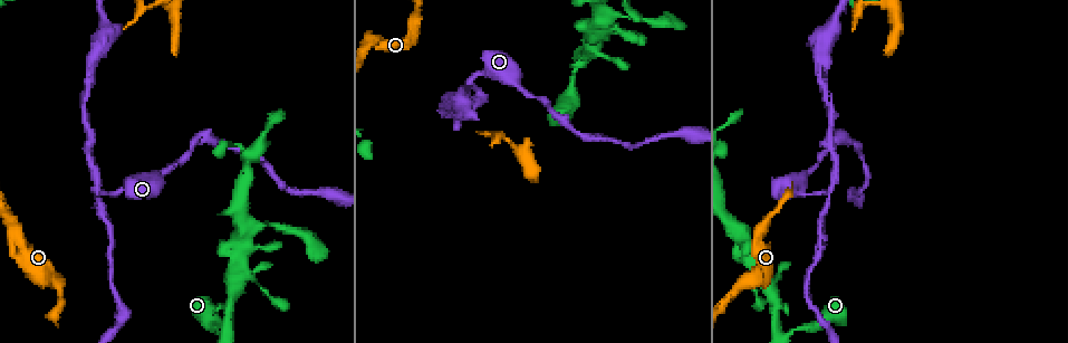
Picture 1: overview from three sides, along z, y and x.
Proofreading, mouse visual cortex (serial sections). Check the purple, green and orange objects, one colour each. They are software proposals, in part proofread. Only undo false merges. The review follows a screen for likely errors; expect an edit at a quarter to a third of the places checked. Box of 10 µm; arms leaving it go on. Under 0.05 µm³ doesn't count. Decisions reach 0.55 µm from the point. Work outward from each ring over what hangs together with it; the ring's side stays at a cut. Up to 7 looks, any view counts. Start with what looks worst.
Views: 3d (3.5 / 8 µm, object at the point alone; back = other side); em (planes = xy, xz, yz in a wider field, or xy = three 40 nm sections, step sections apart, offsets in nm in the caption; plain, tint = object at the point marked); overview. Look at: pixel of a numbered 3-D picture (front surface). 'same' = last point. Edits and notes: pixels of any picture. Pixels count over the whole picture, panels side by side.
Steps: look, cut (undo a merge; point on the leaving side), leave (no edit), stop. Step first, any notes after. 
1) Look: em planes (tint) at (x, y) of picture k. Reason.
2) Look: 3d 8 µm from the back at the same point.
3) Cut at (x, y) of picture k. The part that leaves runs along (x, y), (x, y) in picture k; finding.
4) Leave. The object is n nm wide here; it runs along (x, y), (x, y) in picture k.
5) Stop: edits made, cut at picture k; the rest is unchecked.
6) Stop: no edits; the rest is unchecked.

Look: em xy step 1 (tint) at (95, 190) of picture 1. Sharp bend.

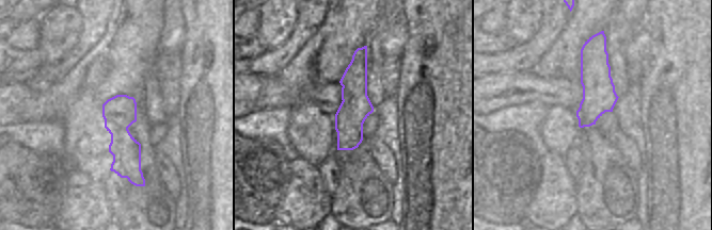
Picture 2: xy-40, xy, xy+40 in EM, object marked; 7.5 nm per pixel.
Look: 3d 3.5 µm at the same point. See where the arms go.

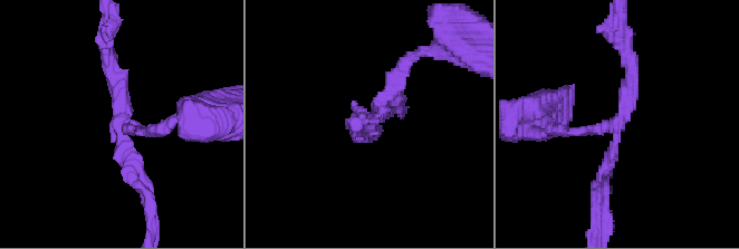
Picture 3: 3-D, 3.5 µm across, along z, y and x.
Cut at (371, 128) of picture 3. The part that leaves runs along (124, 121), (107, 66), (107, 28) in picture 3; a second cell is stuck on.

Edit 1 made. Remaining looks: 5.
Look: 3d 8 µm at (779, 316) of picture 1. Calibre changes.

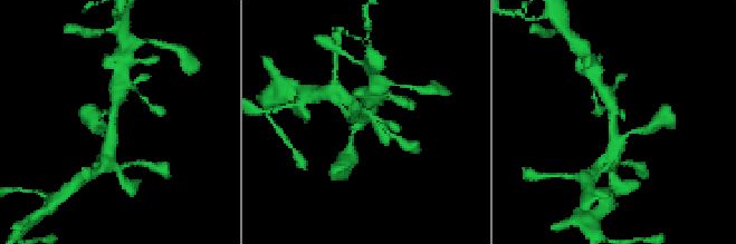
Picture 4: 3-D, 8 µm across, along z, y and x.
Look: 3d 3.5 µm from the back at the same point.

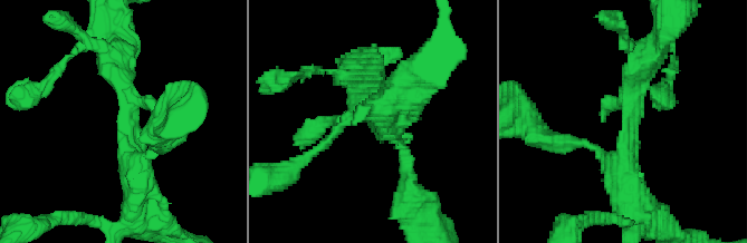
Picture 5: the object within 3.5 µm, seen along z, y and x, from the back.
Leave. It runs along (593, 147), (622, 154), (650, 55) in picture 5; all the same cell.

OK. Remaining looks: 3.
Look: 3d 3.5 µm at (242, 233) of picture 1. Sharp bend.

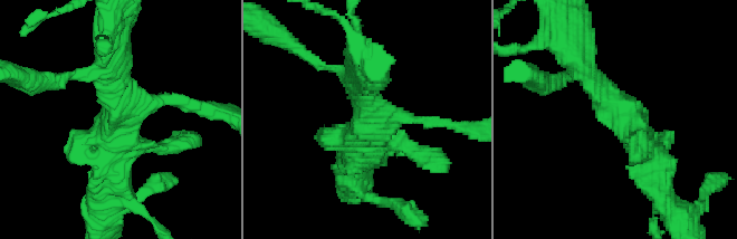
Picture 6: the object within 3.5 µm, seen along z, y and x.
Look: em xy step 5 (tint) at (626, 115) of picture 6.

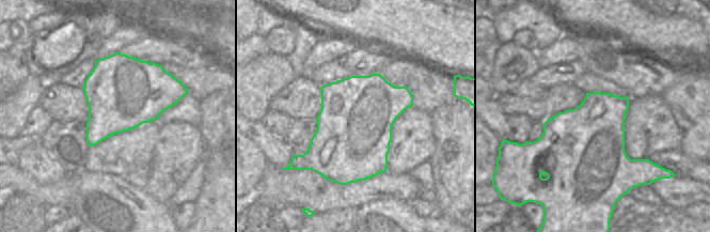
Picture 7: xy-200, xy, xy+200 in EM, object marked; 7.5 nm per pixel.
Leave. It runs along (656, 179), (633, 124), (575, 56) in picture 6; continuous, no second cell.

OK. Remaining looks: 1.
Stop: edits made, cut at picture 3; the rest is unchecked.

